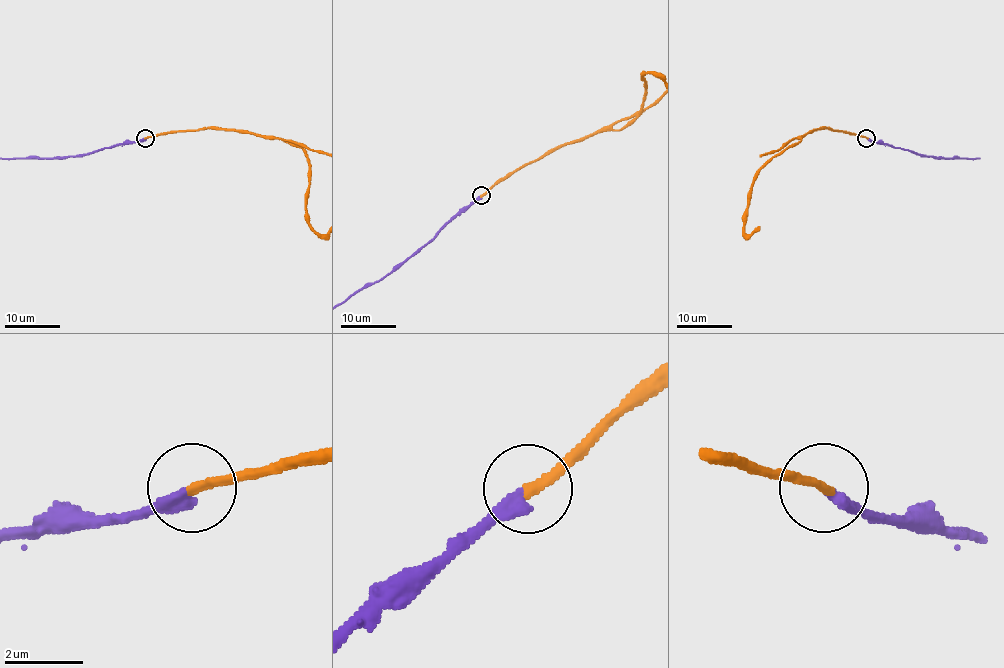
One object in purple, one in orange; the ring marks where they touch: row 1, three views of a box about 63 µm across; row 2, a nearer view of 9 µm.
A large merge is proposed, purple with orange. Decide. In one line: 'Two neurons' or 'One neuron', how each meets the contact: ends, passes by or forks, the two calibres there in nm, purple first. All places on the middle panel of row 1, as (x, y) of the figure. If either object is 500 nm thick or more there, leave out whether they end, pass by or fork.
One neuron. At the ring purple ends. At the ring orange ends. Thickness 340 nm (purple) against 260 nm

